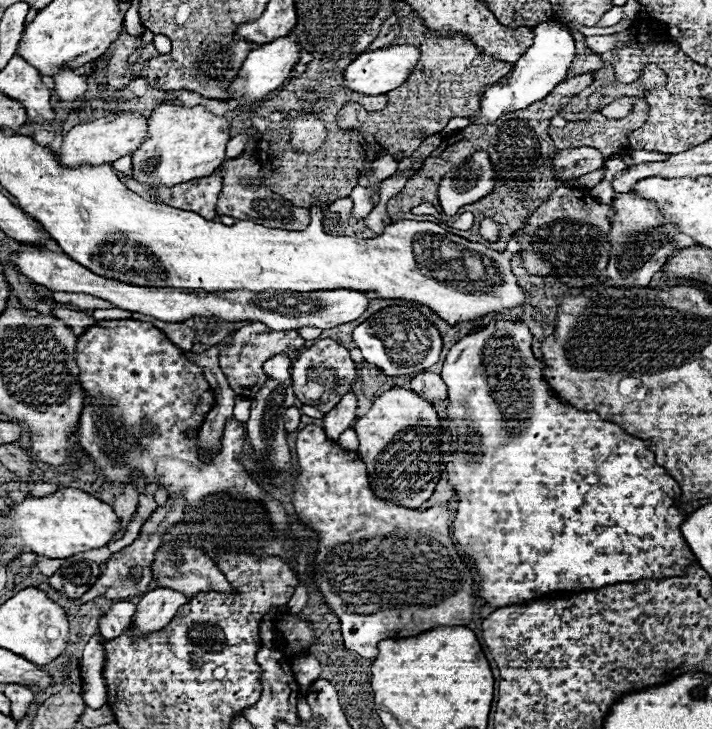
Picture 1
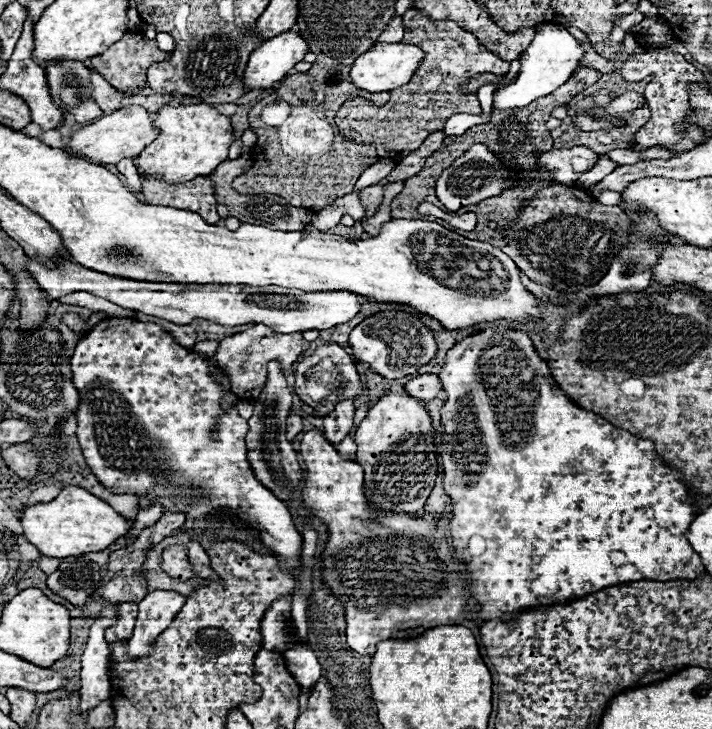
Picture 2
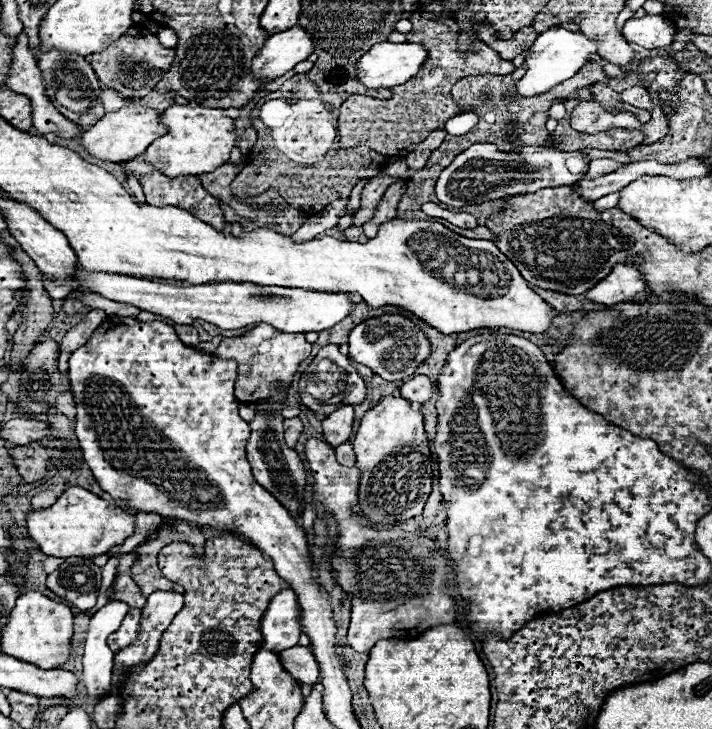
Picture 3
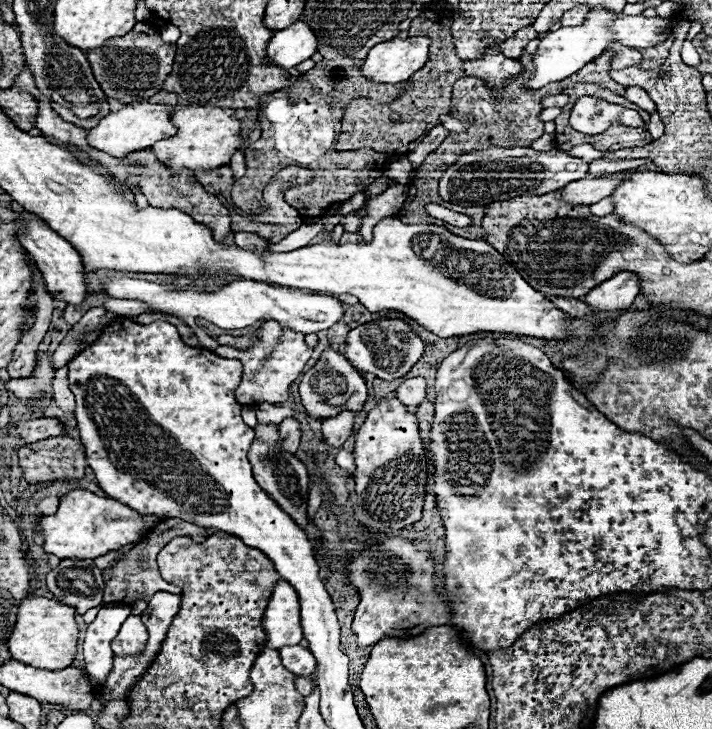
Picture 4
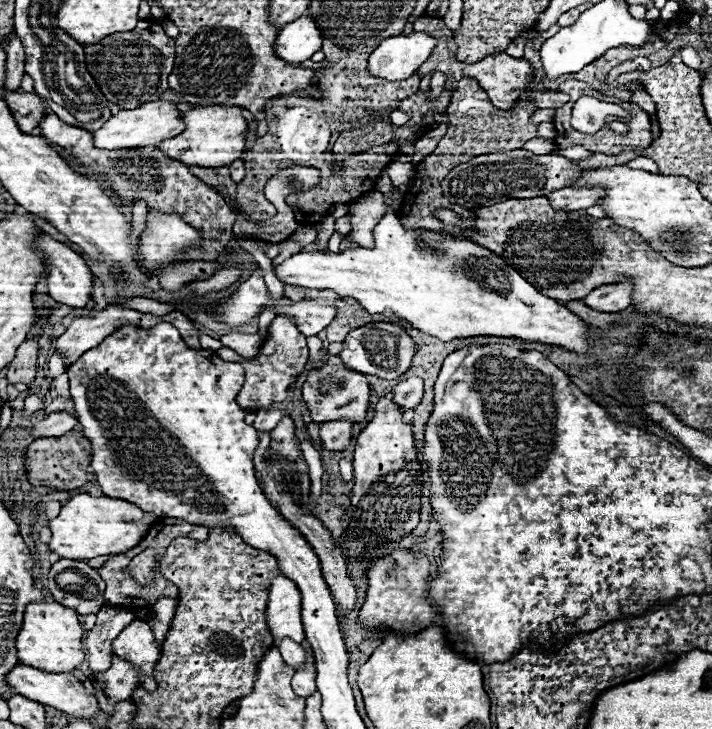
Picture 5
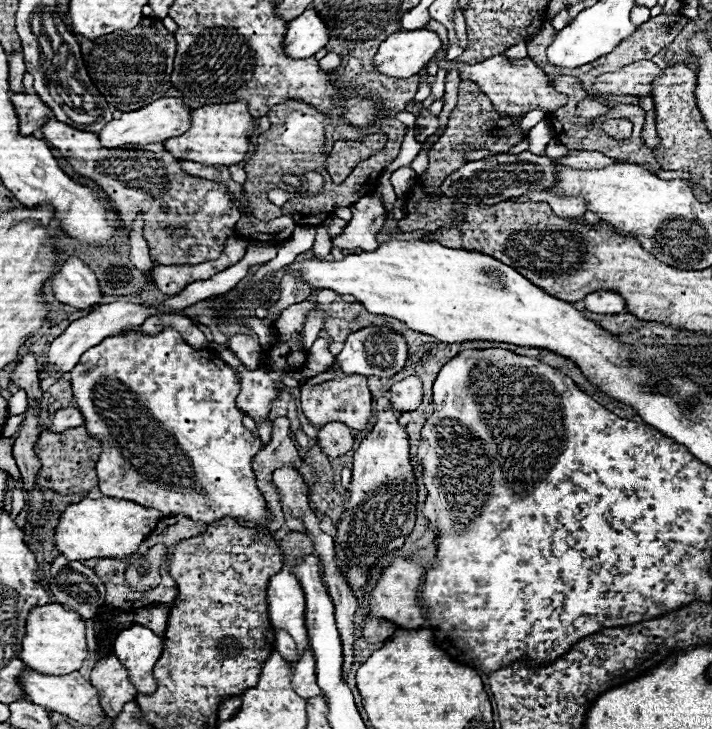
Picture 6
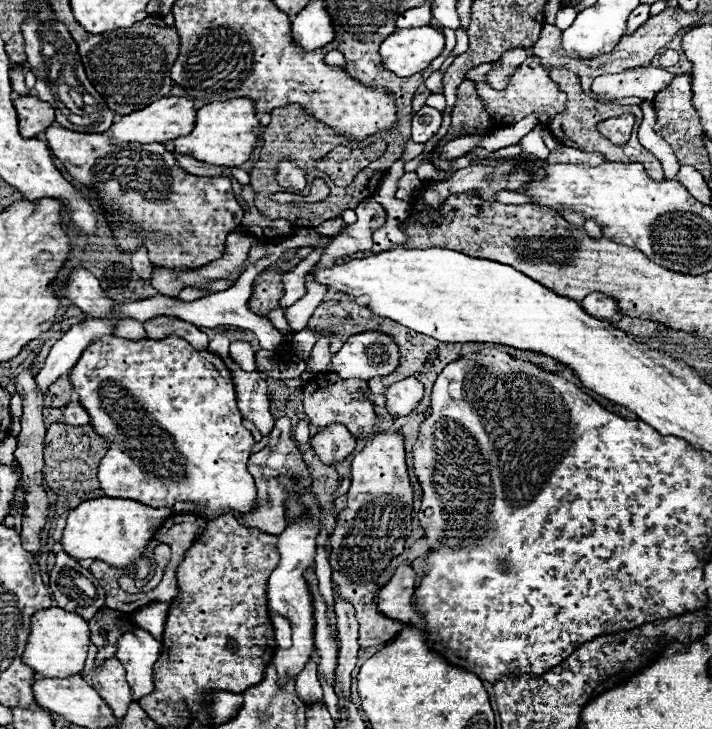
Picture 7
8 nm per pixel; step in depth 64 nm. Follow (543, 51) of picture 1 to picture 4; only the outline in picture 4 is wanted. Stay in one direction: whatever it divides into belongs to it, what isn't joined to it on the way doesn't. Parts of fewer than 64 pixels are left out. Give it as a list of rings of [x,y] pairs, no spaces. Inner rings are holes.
[[[602,6],[592,10],[582,26],[562,26],[556,32],[546,34],[538,50],[532,54],[532,62],[536,66],[534,74],[524,82],[524,88],[528,90],[540,90],[550,82],[560,82],[572,74],[576,74],[584,64],[592,62],[598,58],[604,48],[616,40],[620,44],[632,46],[632,48],[652,48],[664,44],[672,36],[672,20],[658,16],[652,18],[642,18],[642,16],[622,16],[622,14],[612,14],[610,10],[604,10]]]

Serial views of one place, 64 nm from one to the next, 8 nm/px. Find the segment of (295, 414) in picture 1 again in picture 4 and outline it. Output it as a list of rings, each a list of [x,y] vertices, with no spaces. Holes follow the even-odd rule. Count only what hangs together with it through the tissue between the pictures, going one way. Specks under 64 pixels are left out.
[[[284,418],[278,428],[280,428],[282,446],[294,454],[298,450],[298,442],[300,442],[300,422],[294,418]]]

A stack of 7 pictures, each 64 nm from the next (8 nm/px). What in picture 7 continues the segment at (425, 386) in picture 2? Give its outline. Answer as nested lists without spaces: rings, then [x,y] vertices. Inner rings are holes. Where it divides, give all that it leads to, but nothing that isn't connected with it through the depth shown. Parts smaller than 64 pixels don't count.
[[[404,378],[386,390],[386,406],[394,416],[410,414],[422,400],[424,386],[416,378]]]

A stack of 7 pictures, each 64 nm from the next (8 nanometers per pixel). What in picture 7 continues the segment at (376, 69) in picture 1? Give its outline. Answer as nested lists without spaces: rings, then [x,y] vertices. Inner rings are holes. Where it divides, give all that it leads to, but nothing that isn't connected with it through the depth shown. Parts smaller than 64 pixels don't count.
[[[432,26],[398,28],[380,44],[380,62],[400,78],[422,72],[444,50],[444,34]]]

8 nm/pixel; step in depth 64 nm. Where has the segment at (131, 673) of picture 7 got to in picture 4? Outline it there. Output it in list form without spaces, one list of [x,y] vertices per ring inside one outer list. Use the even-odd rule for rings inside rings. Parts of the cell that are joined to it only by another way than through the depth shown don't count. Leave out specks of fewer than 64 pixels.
[[[132,614],[132,616],[126,618],[126,622],[122,624],[118,636],[110,642],[110,646],[112,646],[114,654],[120,654],[120,656],[128,654],[128,656],[132,656],[132,654],[138,654],[138,652],[144,650],[146,640],[148,640],[146,626],[142,624],[140,616]]]

